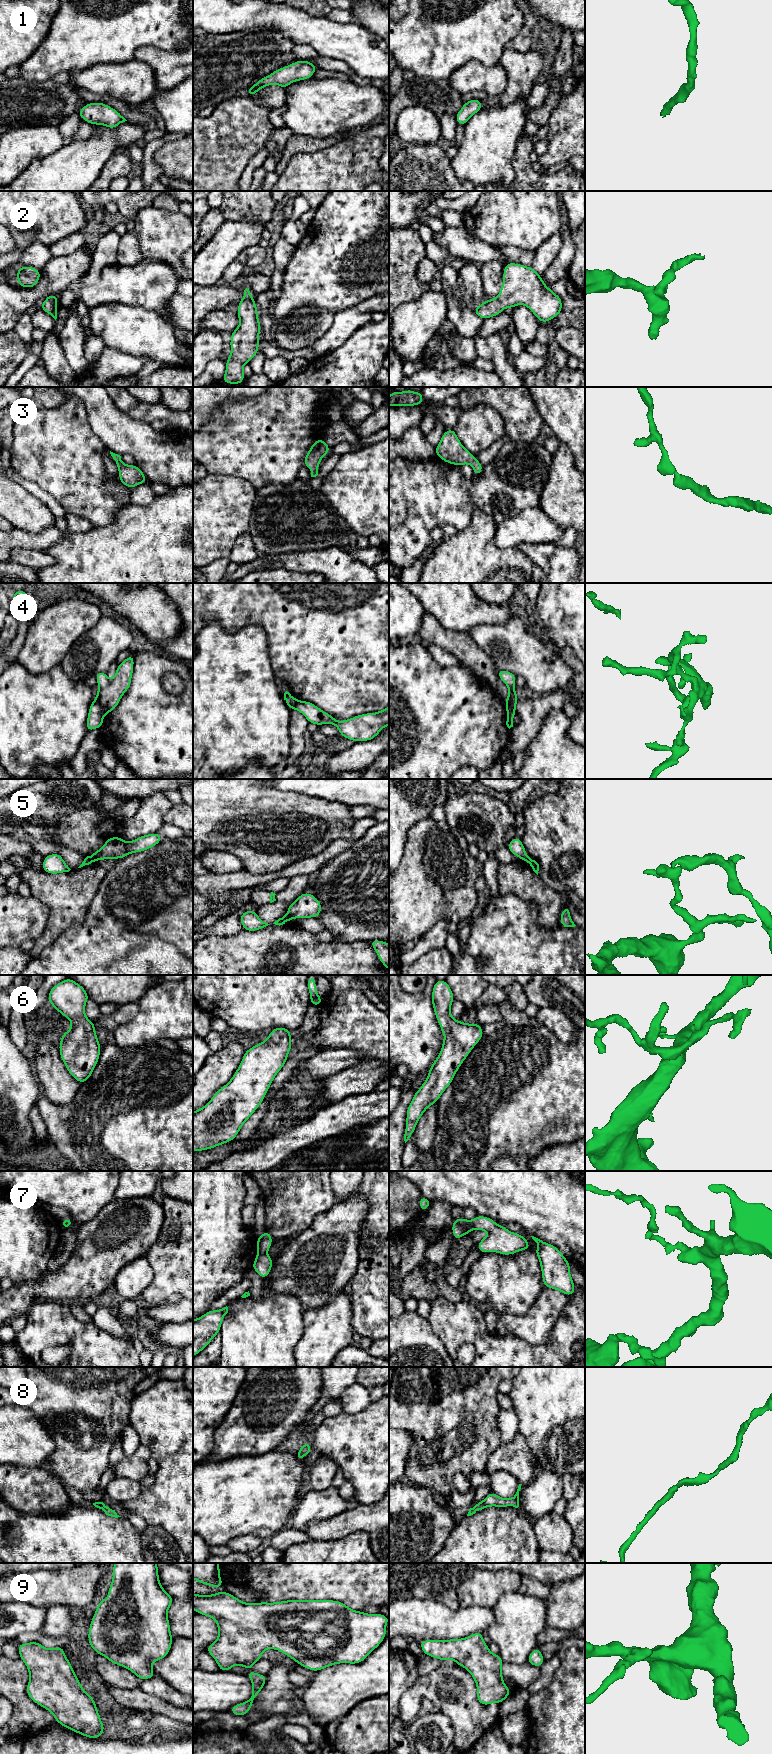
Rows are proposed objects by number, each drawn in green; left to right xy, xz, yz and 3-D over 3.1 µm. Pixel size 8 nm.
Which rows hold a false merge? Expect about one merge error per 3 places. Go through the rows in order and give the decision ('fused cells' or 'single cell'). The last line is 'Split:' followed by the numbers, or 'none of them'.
1: single cell
2: single cell
3: single cell
4: fused cells
5: fused cells
6: single cell
7: fused cells
8: single cell
9: single cell
Split: 4, 5, 7

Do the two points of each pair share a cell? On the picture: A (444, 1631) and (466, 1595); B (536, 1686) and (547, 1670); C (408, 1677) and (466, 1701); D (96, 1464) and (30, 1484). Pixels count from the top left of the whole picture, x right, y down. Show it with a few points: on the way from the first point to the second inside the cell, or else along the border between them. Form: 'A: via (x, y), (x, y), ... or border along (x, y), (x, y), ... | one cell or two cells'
A: border along (435, 1601), (452, 1609), (470, 1606), (480, 1607) | two cells
B: via (540, 1682), (546, 1674) | one cell
C: border along (419, 1676), (400, 1698) | two cells
D: border along (46, 1466), (63, 1484) | two cells

